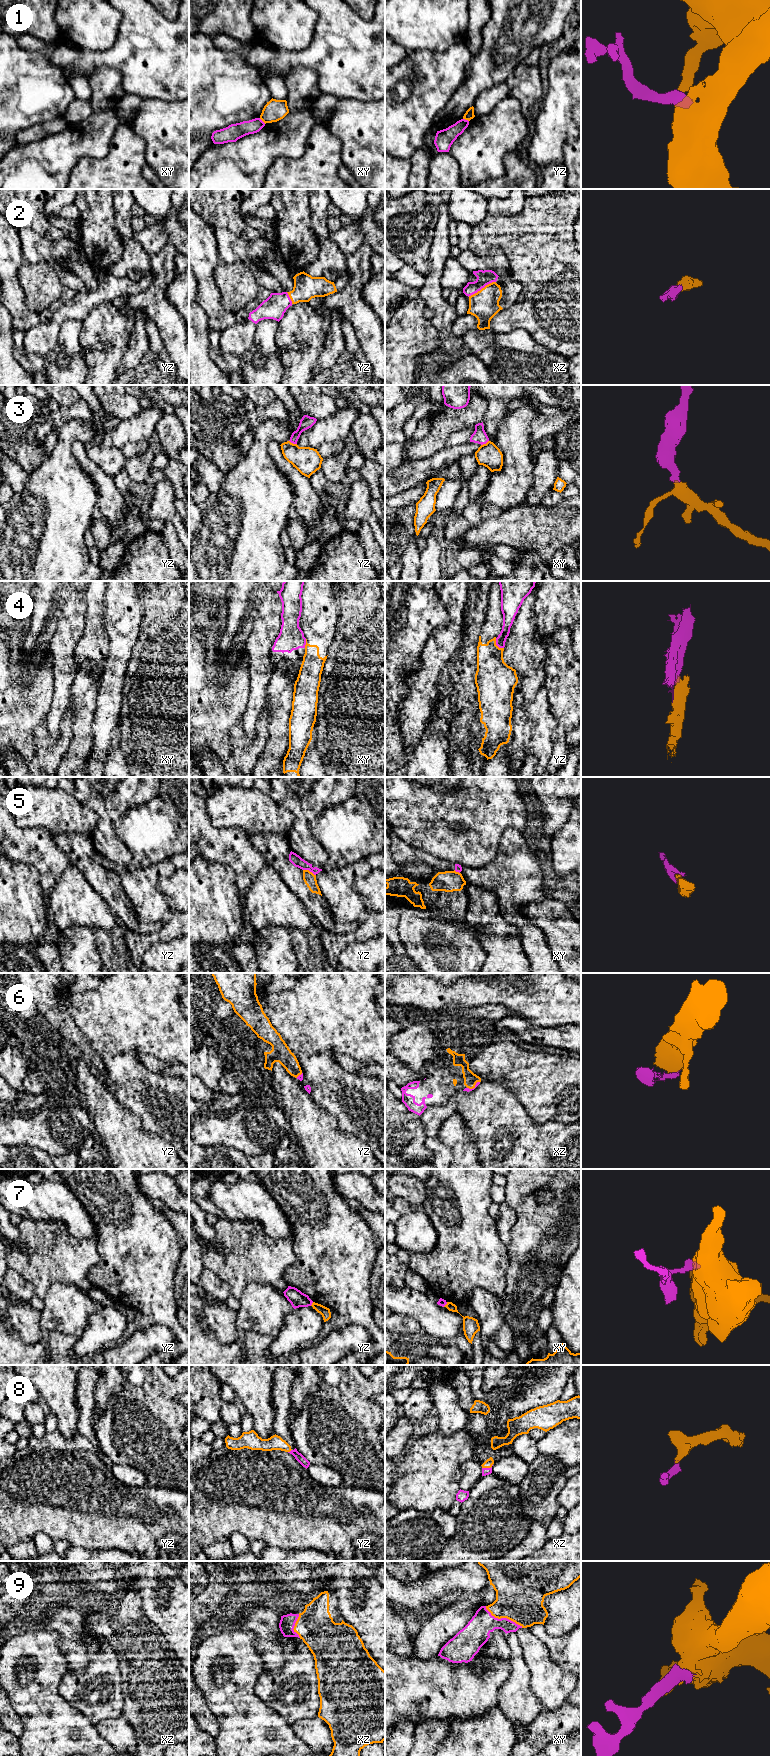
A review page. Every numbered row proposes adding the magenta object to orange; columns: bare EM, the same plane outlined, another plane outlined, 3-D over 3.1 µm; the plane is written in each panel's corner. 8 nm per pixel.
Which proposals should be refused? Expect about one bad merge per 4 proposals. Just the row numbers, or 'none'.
1, 4, 5, 7

